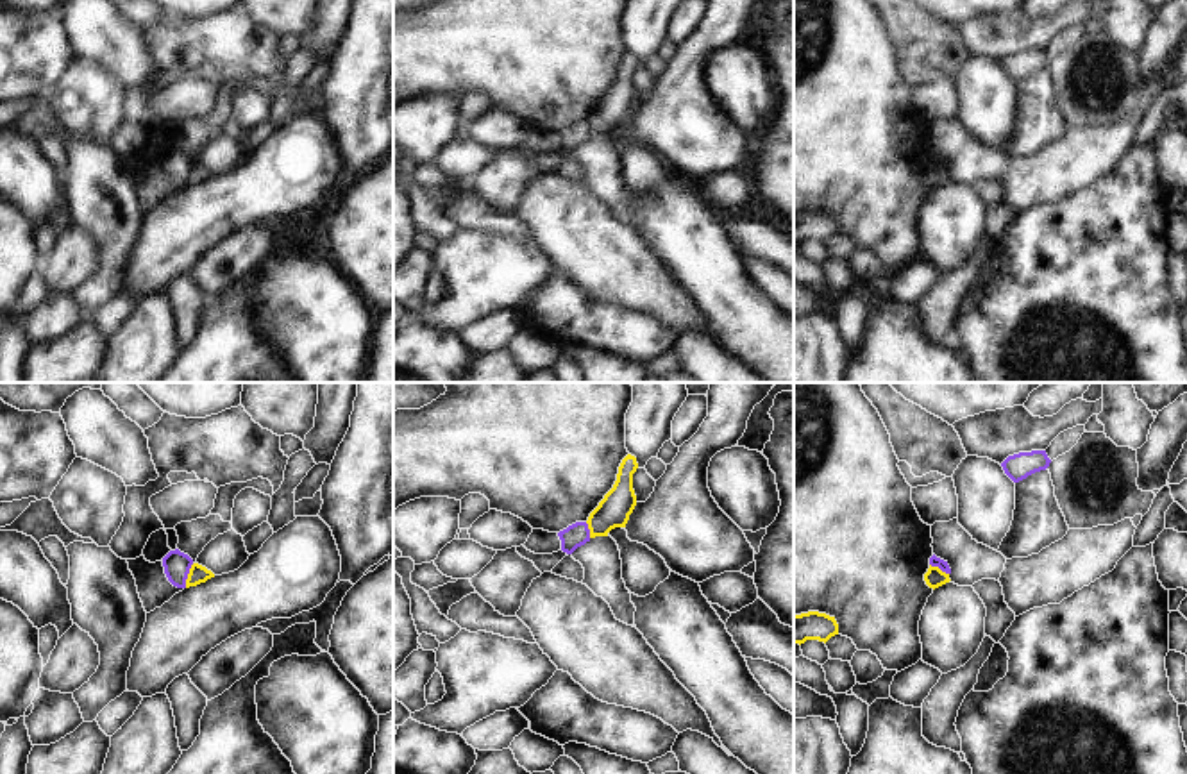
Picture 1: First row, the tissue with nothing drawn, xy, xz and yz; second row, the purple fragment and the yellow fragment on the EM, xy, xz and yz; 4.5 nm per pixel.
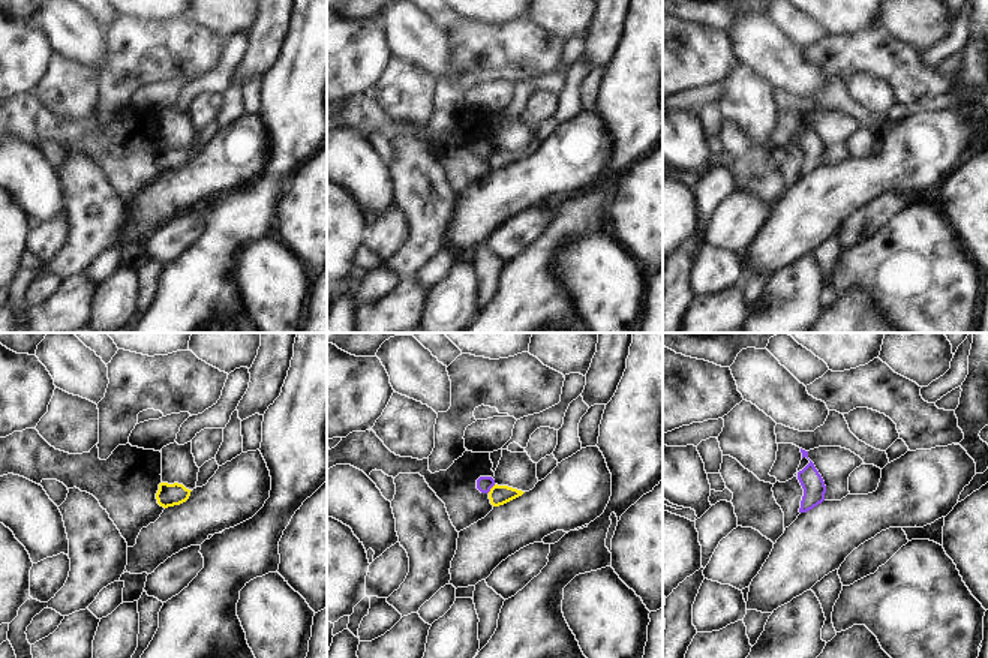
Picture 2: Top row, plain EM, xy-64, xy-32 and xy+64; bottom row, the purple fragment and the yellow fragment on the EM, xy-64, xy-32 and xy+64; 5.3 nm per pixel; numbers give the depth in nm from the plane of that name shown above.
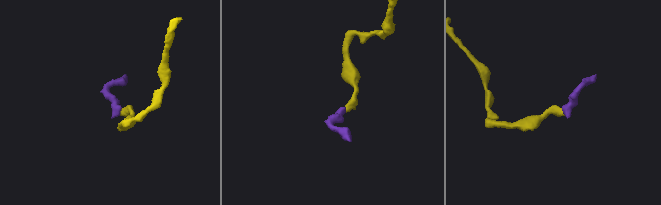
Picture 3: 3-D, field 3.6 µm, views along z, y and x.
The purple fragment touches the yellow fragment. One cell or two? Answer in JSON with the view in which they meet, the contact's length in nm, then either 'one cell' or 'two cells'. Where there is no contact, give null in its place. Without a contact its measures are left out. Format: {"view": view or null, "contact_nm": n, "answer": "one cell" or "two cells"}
{"view": "xy", "contact_nm": 120, "answer": "two cells"}

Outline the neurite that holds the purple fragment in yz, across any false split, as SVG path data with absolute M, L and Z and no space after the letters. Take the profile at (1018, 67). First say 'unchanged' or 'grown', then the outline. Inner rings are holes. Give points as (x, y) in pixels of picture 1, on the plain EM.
unchanged; M1031 50L1008 55L1001 66L1014 82L1019 82L1035 72L1046 70L1049 63L1046 50Z

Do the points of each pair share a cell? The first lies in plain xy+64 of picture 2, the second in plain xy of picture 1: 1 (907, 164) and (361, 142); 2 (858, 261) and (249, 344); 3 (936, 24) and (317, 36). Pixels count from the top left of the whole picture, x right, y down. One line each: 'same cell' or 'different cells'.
1: different cells
2: different cells
3: different cells

